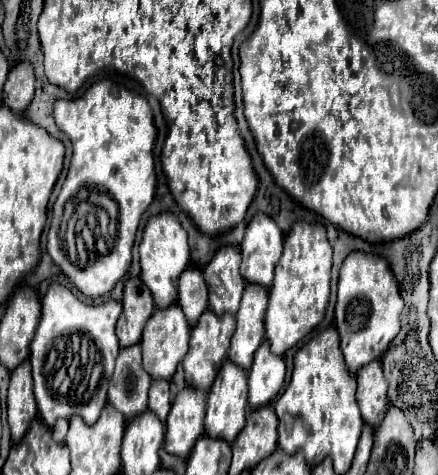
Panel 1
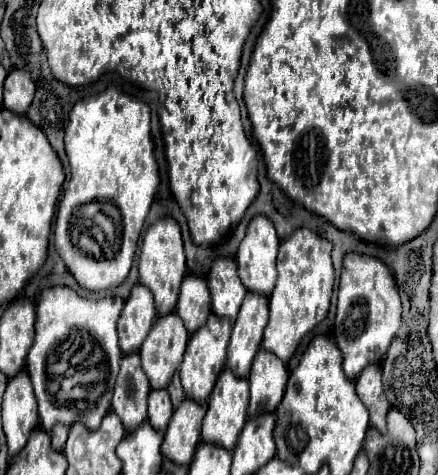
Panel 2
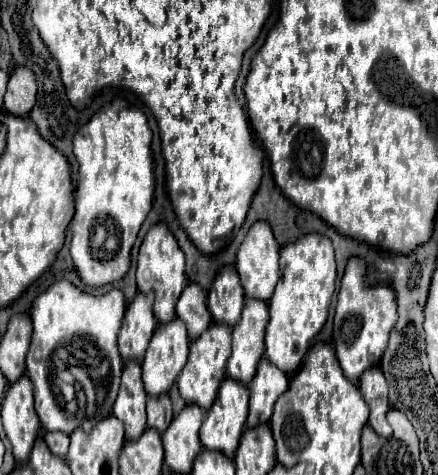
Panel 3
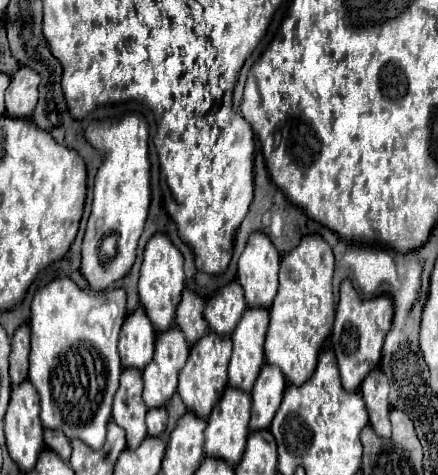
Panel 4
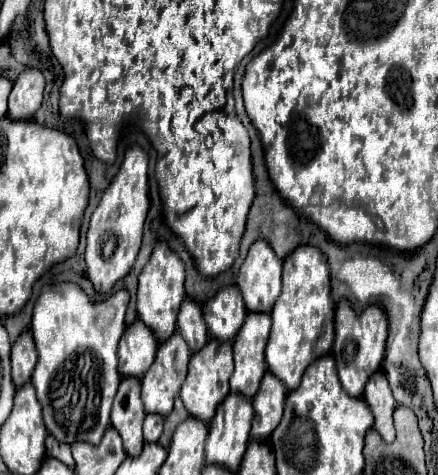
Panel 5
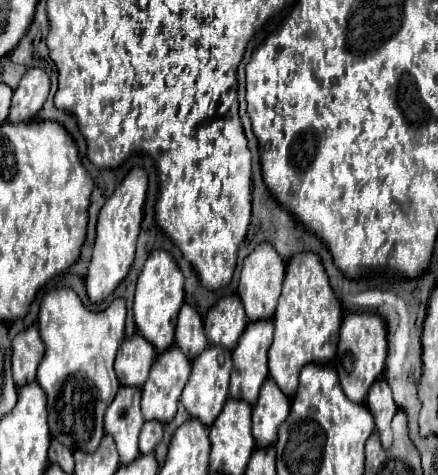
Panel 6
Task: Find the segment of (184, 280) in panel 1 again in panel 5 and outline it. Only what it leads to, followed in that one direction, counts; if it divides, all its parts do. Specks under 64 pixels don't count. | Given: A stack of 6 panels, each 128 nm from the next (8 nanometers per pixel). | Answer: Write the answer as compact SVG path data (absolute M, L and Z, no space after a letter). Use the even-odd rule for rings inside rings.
M186 298L178 312L178 332L184 336L192 352L198 352L208 342L208 328L202 318L202 308L196 300Z

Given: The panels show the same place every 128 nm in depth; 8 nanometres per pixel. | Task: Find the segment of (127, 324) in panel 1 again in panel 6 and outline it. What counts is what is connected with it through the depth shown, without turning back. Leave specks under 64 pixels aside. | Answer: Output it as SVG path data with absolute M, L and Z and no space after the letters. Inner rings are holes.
M134 334L120 344L120 352L116 354L114 370L122 386L142 386L148 378L150 366L156 358L156 350L144 336Z

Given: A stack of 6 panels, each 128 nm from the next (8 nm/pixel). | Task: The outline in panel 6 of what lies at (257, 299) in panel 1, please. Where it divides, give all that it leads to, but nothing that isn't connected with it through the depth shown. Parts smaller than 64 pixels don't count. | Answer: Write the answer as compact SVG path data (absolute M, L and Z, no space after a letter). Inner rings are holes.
M272 320L250 322L232 350L234 372L230 378L230 396L256 404L262 382L268 378L266 354L272 344L274 324Z

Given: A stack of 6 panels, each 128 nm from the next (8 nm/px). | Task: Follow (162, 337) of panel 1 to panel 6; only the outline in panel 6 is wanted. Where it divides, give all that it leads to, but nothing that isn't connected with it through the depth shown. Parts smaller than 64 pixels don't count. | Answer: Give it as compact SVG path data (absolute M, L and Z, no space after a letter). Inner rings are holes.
M176 348L158 354L152 372L142 386L142 414L144 420L158 420L162 424L176 416L178 398L190 376L190 360Z

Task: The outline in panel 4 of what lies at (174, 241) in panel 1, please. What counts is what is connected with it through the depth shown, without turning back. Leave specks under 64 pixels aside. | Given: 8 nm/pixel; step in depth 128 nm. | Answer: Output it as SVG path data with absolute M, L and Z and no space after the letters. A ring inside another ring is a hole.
M156 232L144 248L138 290L140 290L140 304L146 310L148 318L152 320L154 328L158 332L168 330L174 324L174 312L180 302L180 294L184 290L184 258L180 250L170 242L170 238L162 232Z

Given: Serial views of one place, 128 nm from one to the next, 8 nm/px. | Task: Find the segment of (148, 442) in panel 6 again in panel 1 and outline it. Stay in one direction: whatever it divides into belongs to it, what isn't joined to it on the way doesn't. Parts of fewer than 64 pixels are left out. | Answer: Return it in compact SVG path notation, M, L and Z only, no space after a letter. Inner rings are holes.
M152 380L150 388L150 410L164 422L170 410L170 382L168 380Z

